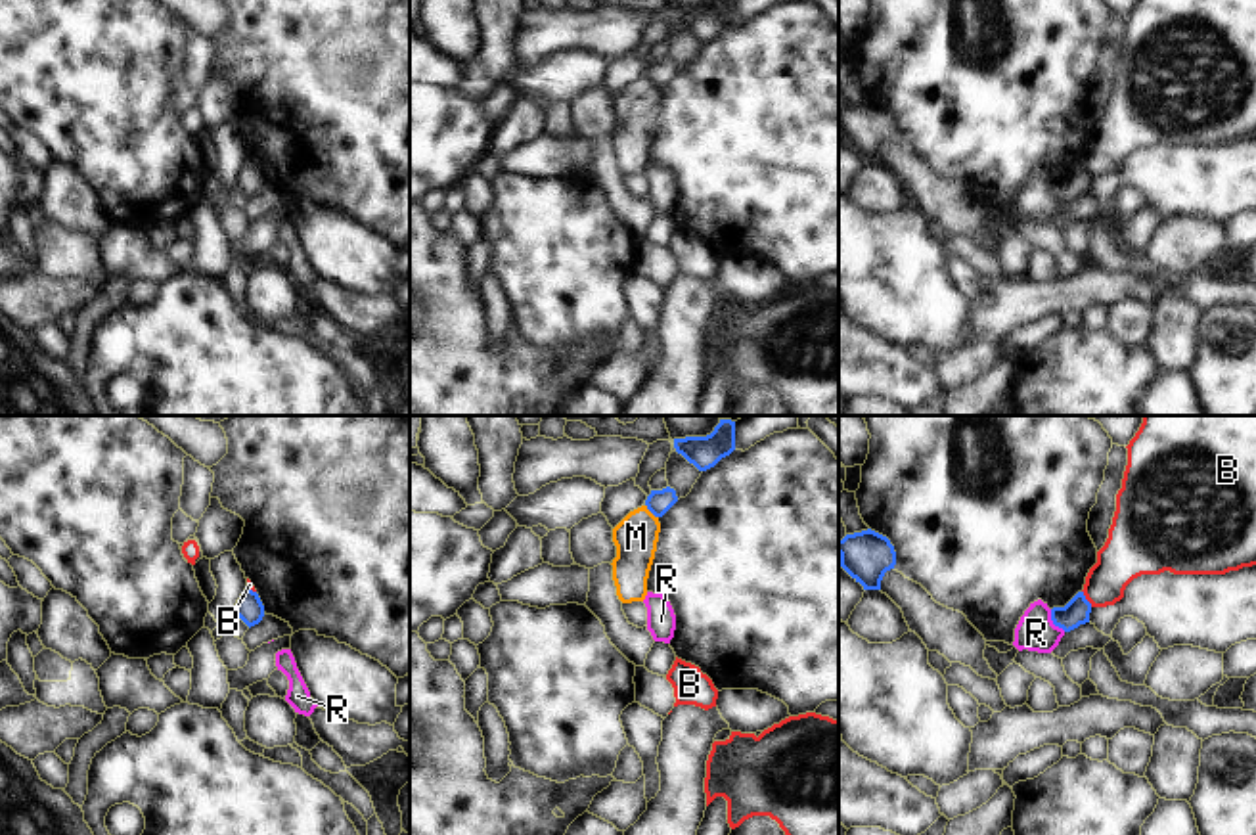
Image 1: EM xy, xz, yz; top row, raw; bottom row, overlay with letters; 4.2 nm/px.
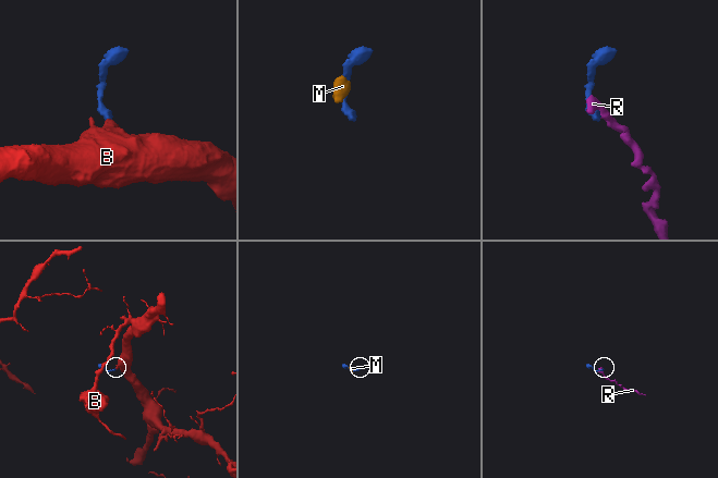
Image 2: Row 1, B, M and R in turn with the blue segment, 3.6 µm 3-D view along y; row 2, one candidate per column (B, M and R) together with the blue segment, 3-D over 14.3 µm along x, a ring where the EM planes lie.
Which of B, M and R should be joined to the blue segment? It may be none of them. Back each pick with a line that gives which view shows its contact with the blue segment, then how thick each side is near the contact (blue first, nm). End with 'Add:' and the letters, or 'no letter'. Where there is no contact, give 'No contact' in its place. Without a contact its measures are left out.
Add: no letter.

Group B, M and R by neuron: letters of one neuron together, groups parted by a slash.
B / M / R

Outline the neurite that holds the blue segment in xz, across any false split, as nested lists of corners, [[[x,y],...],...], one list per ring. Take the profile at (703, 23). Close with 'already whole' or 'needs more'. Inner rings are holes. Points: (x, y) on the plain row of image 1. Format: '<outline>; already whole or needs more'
[[[714,0],[706,8],[674,10],[674,19],[699,42],[706,42],[735,21],[735,0]]]; already whole

